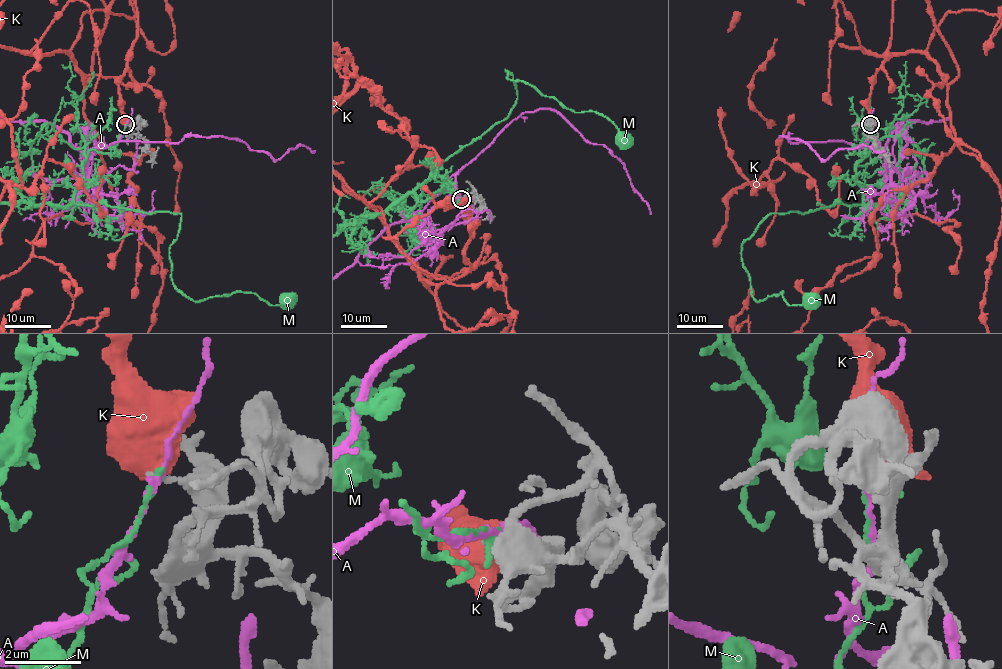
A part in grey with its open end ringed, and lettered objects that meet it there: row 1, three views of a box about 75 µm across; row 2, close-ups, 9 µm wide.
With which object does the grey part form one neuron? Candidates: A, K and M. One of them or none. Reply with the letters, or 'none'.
none

